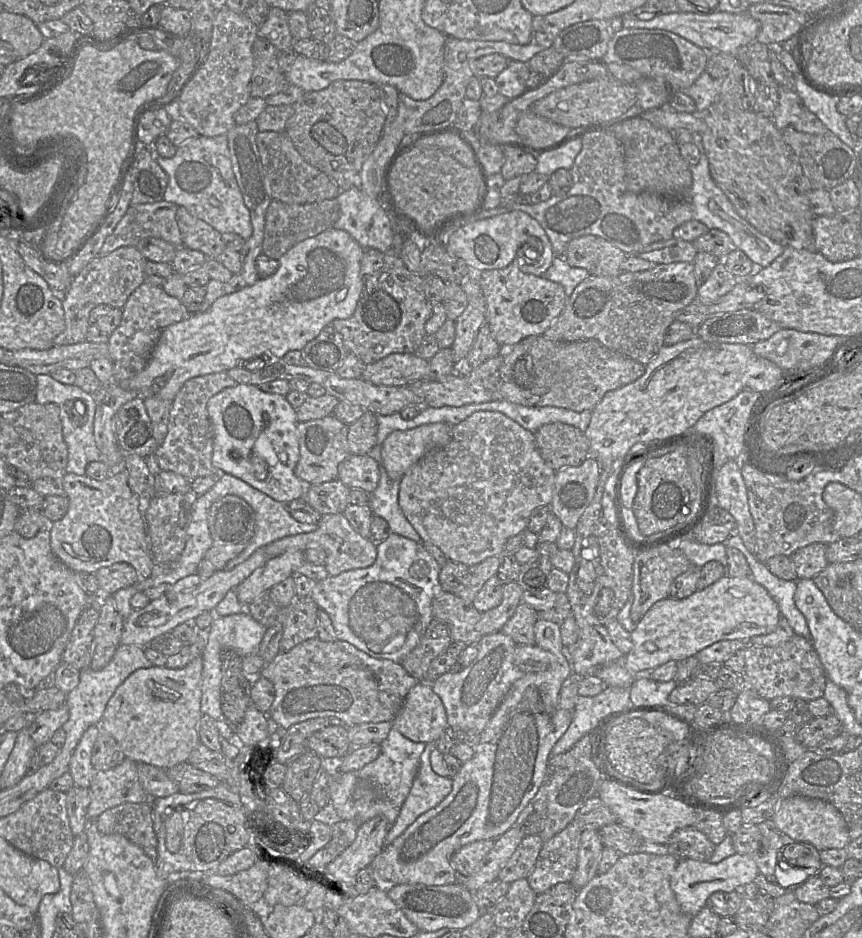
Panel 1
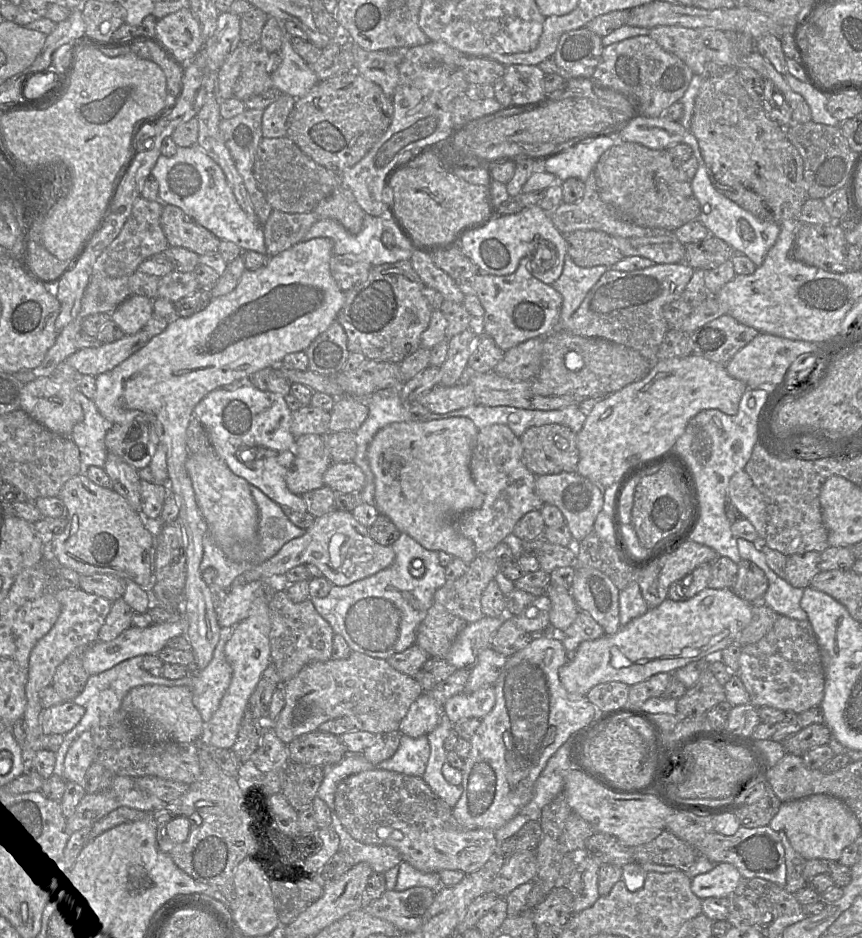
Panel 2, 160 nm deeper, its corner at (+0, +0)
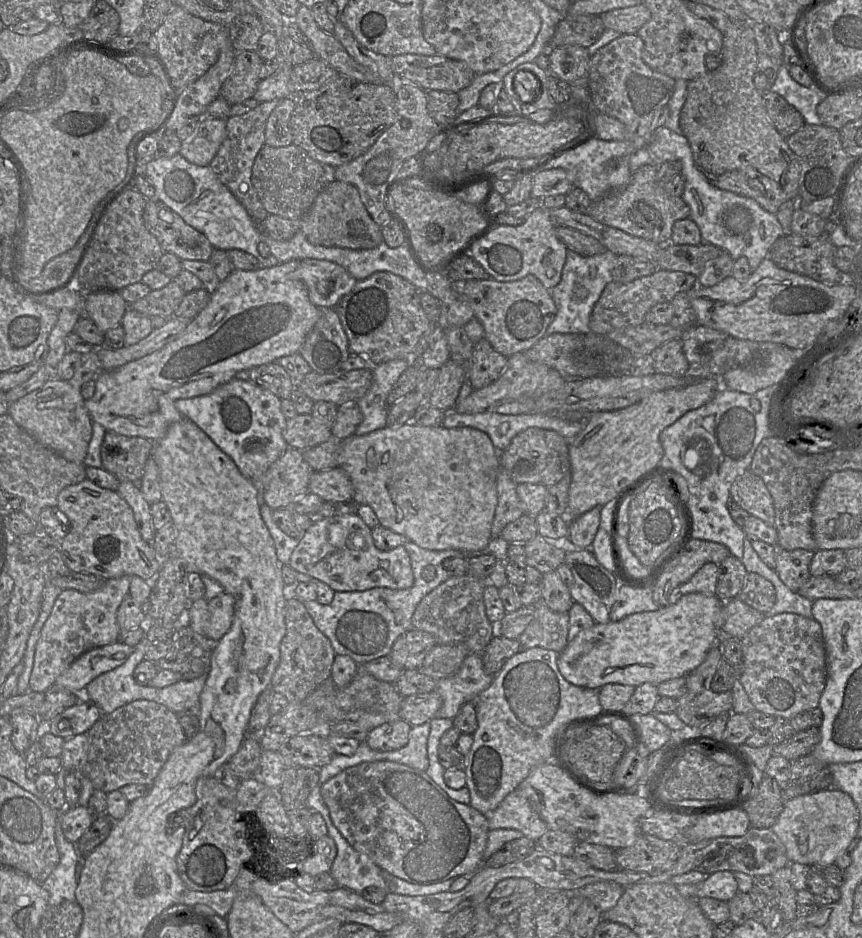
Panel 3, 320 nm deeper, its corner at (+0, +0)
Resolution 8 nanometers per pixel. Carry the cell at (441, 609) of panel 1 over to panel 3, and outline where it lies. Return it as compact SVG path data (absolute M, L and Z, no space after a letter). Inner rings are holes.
M411 628L396 639L389 658L395 666L403 670L418 669L436 644L430 633Z

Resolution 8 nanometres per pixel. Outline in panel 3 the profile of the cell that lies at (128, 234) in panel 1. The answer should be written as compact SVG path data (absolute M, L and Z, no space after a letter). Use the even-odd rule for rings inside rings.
M132 186L108 207L77 274L72 279L78 289L84 293L120 291L128 285L141 282L147 272L157 267L164 251L145 226L143 211L146 202L147 199Z

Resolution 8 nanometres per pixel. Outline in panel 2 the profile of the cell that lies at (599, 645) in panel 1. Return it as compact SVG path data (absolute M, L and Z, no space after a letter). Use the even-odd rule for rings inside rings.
M579 611L573 624L562 633L561 637L567 660L574 658L582 642L595 640L603 635L604 629L587 612Z

